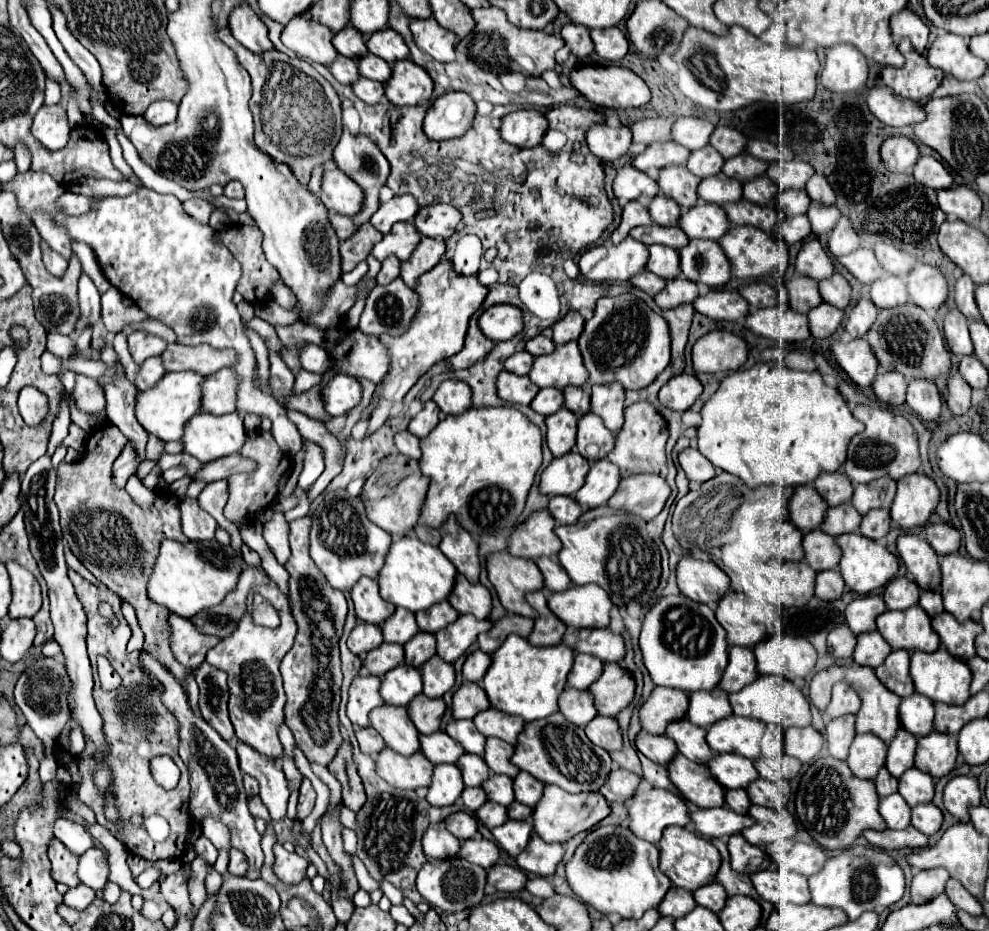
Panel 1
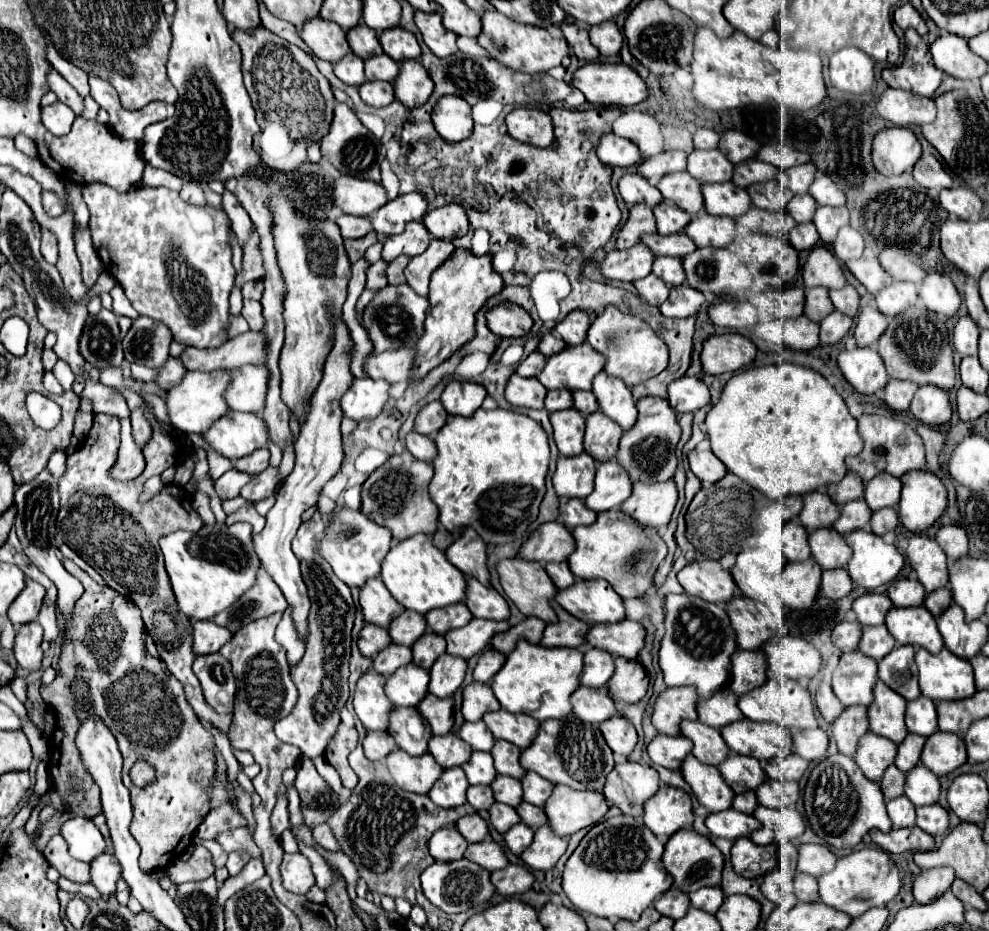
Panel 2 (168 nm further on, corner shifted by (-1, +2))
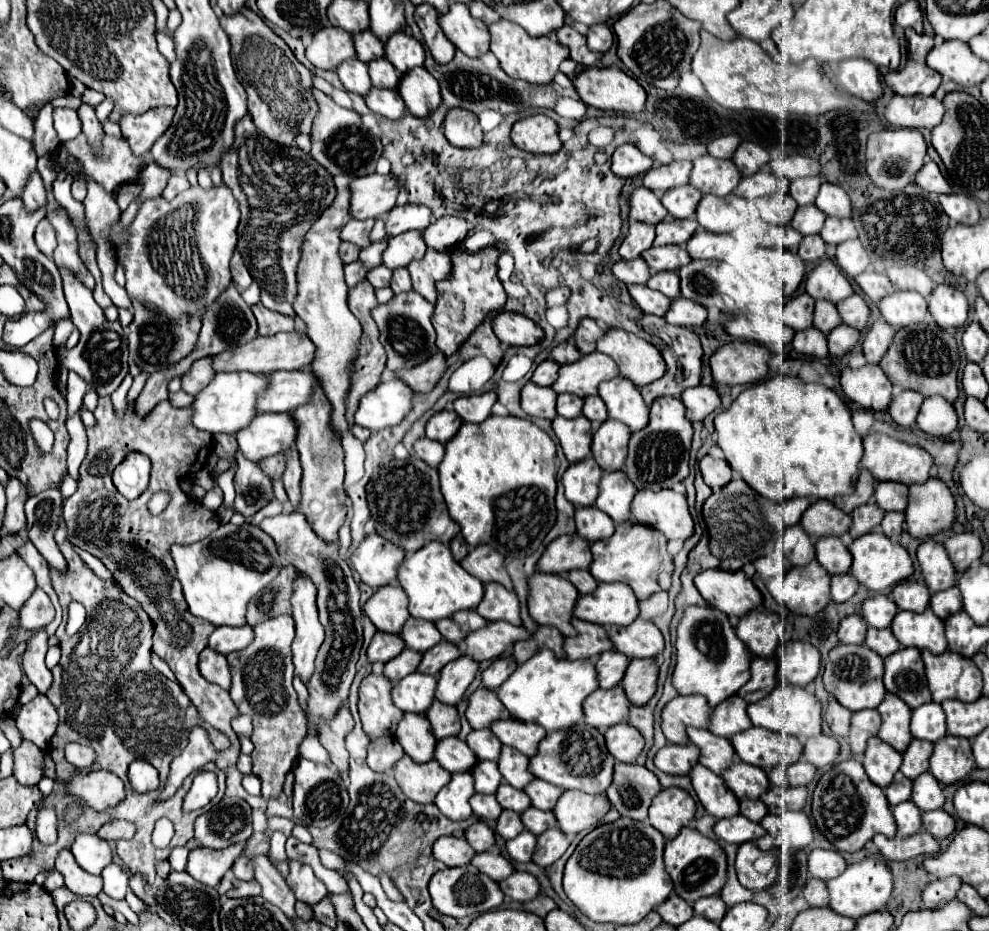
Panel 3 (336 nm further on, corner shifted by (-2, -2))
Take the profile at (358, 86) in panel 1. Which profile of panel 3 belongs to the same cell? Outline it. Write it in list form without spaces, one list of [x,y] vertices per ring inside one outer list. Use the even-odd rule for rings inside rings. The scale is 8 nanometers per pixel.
[[[371,87],[369,95],[365,95],[365,103],[373,113],[383,115],[387,119],[399,119],[405,113],[405,103],[401,95],[391,89]]]

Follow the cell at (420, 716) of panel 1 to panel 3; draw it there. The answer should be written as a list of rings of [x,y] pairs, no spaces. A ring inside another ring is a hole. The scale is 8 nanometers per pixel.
[[[433,701],[433,705],[427,709],[425,717],[431,721],[431,727],[433,727],[433,735],[437,741],[445,739],[445,737],[451,737],[451,735],[457,735],[461,725],[459,725],[459,713],[453,705],[447,705],[447,703],[441,703],[441,701]]]

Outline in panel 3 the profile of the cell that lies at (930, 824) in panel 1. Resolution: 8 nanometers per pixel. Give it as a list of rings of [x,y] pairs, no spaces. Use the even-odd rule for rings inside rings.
[[[943,809],[927,811],[921,817],[923,817],[923,829],[927,833],[931,833],[935,839],[949,837],[955,831],[955,819],[949,813],[945,813]]]

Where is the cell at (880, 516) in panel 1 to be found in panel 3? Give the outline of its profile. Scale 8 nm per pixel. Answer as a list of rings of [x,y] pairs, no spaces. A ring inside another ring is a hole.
[[[889,511],[885,513],[883,521],[881,521],[881,531],[891,537],[891,539],[897,539],[901,535],[901,527],[903,527],[903,521],[905,521],[905,515],[899,513],[899,511]]]

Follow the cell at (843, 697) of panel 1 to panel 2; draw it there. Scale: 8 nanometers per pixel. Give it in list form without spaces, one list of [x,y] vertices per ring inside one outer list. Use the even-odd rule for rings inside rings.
[[[860,651],[842,653],[832,675],[832,689],[844,707],[870,705],[874,699],[874,685],[878,681],[878,665],[872,657]]]

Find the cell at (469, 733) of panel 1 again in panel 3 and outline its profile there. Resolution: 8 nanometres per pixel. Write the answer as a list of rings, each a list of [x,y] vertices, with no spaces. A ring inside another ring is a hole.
[[[479,729],[479,731],[471,731],[467,735],[467,745],[471,747],[471,751],[477,755],[477,759],[489,759],[489,761],[497,761],[499,757],[499,745],[501,741],[493,735],[491,729]]]

